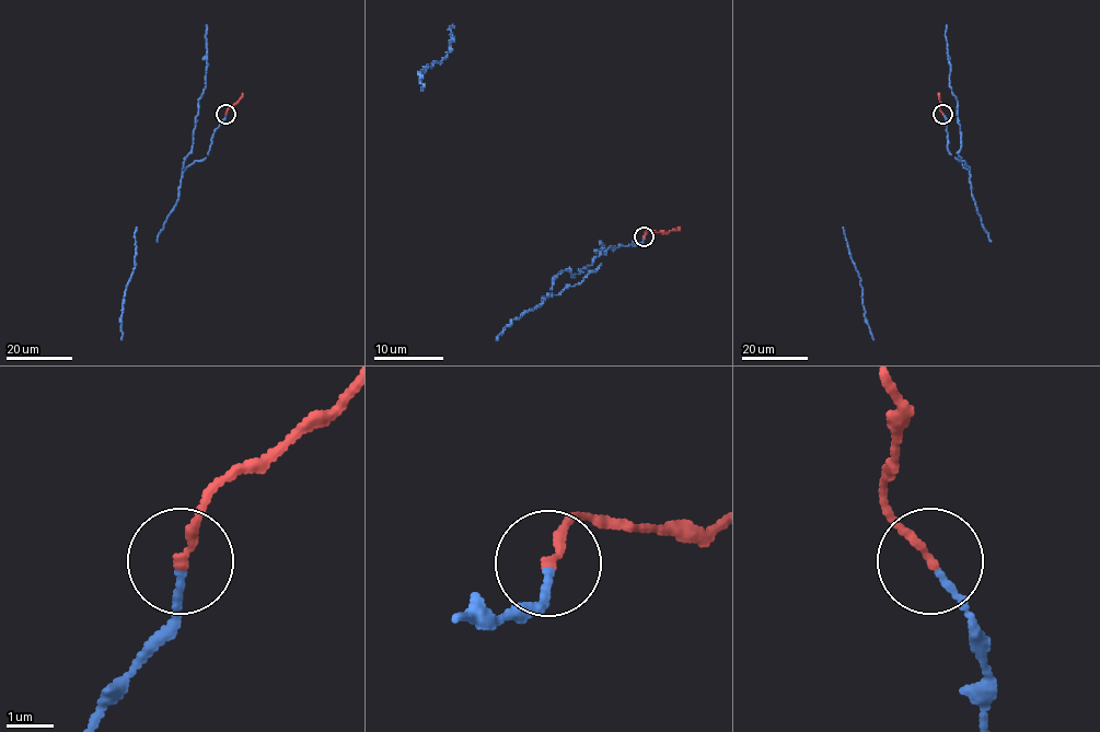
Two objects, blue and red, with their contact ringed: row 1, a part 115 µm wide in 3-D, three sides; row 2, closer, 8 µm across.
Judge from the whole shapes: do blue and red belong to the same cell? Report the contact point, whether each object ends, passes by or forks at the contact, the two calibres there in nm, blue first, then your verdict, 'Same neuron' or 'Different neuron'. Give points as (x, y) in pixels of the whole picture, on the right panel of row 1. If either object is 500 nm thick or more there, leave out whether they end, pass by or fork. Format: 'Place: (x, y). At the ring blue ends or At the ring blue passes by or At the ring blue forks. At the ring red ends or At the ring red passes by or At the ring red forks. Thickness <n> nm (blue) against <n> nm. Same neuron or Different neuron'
Place: (942, 114). At the ring blue ends. At the ring red ends. Thickness 120 nm (blue) against 190 nm. Same neuron

